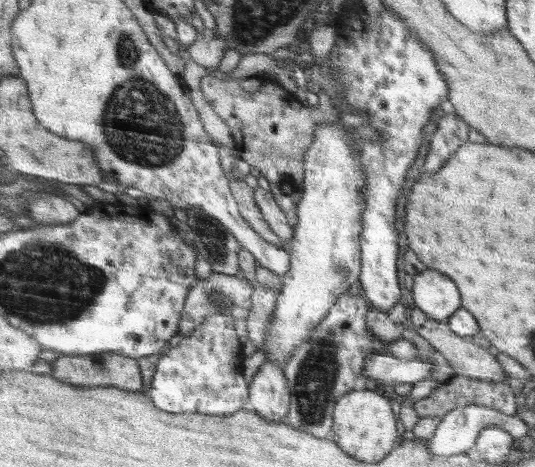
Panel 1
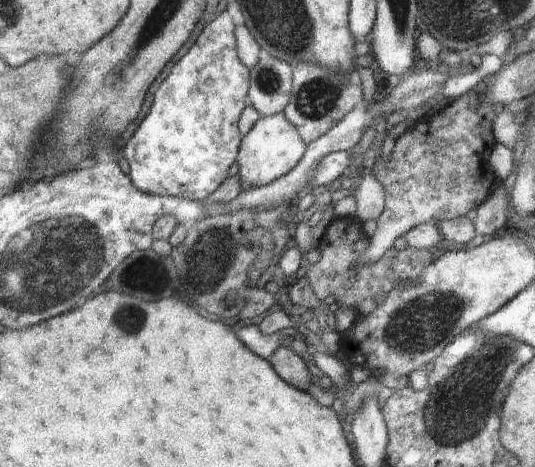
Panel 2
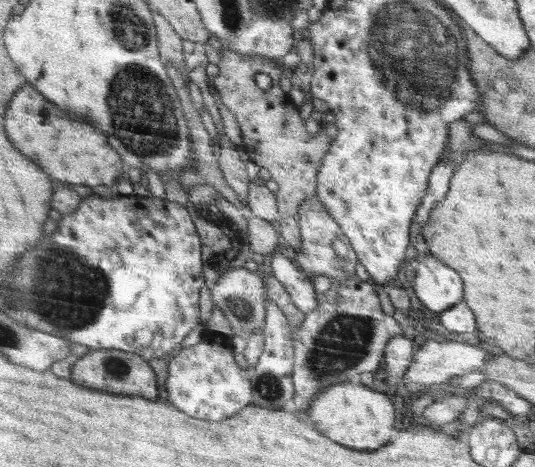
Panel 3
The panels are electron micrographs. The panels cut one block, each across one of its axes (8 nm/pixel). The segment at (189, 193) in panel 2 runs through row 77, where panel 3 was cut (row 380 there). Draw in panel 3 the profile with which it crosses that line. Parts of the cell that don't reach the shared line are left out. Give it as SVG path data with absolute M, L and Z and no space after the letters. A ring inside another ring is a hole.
M209 334L193 346L184 347L176 353L168 365L165 380L168 401L188 416L214 420L229 419L244 410L253 398L253 386L248 382L248 370L242 370L230 354L230 338Z

